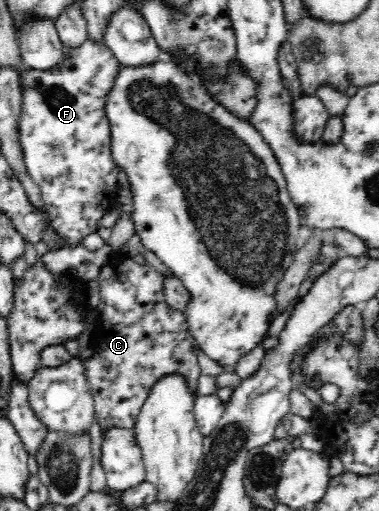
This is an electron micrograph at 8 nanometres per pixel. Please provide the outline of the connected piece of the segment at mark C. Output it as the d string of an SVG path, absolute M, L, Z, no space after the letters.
M134 255L114 257L99 267L97 280L101 299L94 309L97 311L97 317L89 346L90 351L94 348L96 352L81 362L86 369L84 375L94 400L95 422L99 424L103 432L110 428L126 428L134 431L135 421L138 420L141 407L151 394L152 386L166 374L183 374L189 386L193 388L195 396L198 396L197 382L202 376L198 354L196 354L199 344L188 332L189 327L184 312L170 308L166 302L164 278L161 272L148 263L145 265L136 263Z

